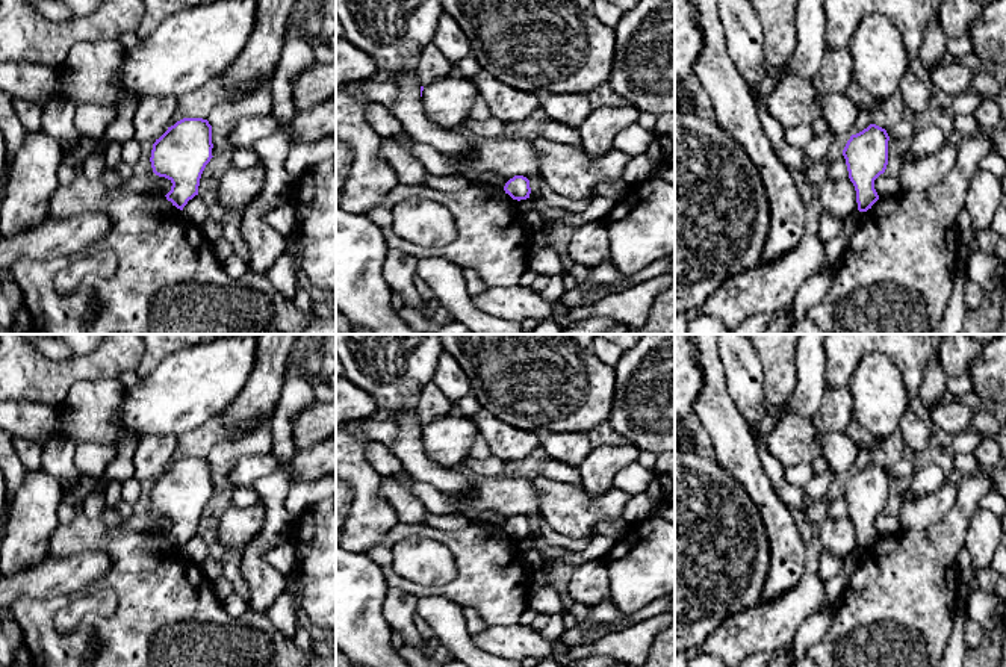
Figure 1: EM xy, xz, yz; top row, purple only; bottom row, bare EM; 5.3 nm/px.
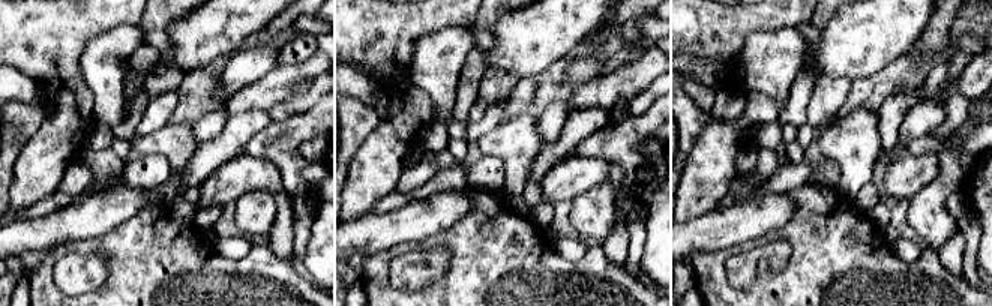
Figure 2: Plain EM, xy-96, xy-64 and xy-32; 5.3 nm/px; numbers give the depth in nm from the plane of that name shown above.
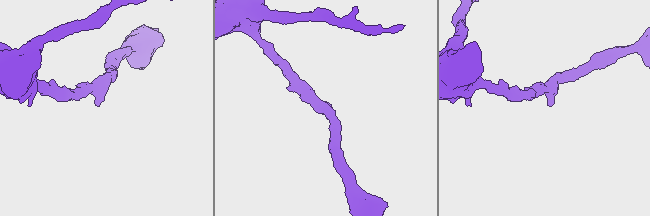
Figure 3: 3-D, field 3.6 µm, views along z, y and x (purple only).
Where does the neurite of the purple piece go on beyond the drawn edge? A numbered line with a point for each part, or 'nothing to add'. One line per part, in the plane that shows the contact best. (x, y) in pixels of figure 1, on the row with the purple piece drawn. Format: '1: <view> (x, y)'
1: yz (835, 247)

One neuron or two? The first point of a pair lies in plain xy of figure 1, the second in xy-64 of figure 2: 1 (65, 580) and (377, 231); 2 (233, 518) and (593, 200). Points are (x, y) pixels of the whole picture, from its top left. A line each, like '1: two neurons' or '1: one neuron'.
1: one neuron
2: two neurons

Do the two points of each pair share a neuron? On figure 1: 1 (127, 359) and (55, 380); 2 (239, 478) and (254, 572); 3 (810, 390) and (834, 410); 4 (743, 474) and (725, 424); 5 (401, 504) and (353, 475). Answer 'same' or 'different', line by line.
1: same
2: different
3: different
4: same
5: different

